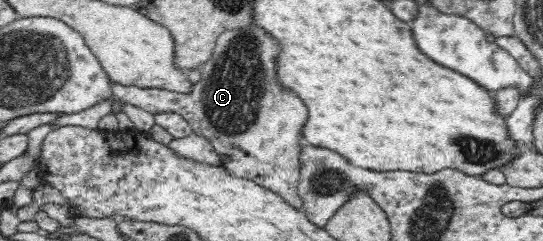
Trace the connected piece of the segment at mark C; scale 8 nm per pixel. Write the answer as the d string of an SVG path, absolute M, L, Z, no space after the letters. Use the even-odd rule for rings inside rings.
M252 26L244 30L224 31L217 39L210 58L200 67L201 78L192 86L188 93L178 93L160 88L142 88L138 86L125 86L112 81L114 97L126 104L135 105L150 113L172 111L182 115L188 121L191 129L206 136L214 149L220 154L221 165L233 176L252 180L254 183L276 192L288 205L302 210L303 201L297 189L300 179L299 153L301 145L298 144L301 131L306 123L307 109L300 99L290 95L290 91L282 91L276 83L274 75L274 57L278 55L274 49L274 43L262 35L262 31L256 31L258 27ZM246 33L258 33L254 35L250 45L250 39Z

